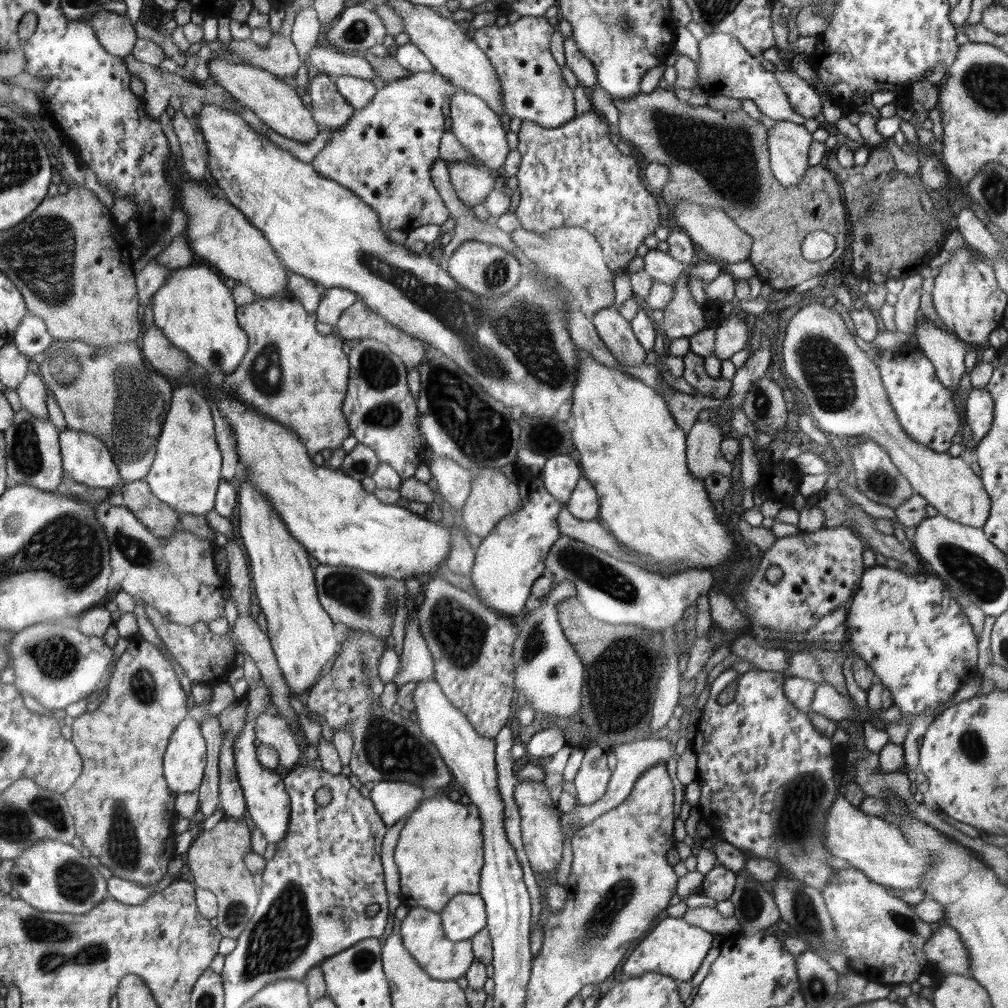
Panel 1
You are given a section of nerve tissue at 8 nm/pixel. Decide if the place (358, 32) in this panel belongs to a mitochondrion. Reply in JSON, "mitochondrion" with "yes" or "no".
{"mitochondrion":"yes"}

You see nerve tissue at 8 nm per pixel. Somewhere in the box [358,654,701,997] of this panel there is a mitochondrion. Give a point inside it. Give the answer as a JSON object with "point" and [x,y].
{"point":[597,924]}

